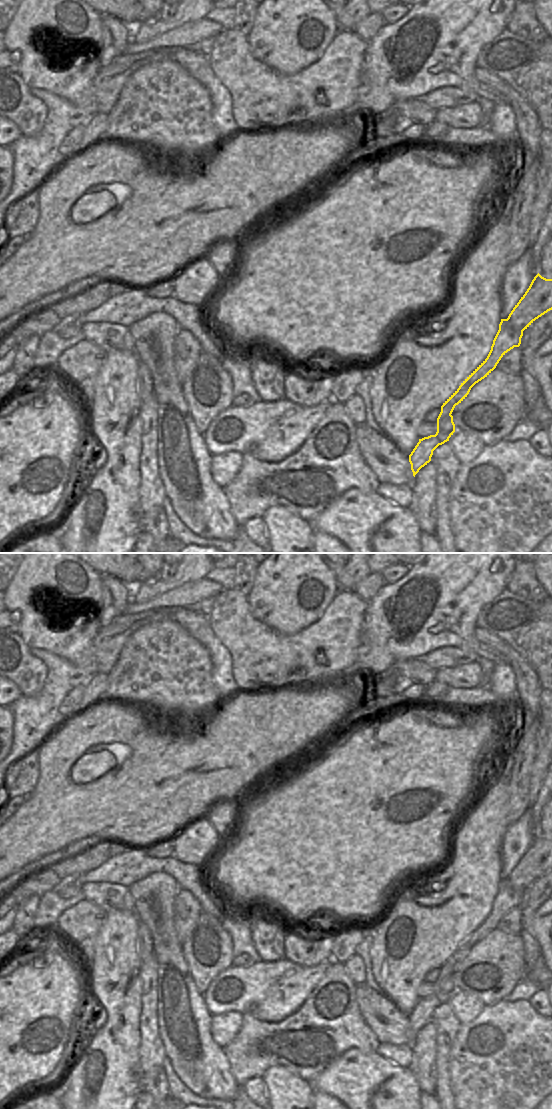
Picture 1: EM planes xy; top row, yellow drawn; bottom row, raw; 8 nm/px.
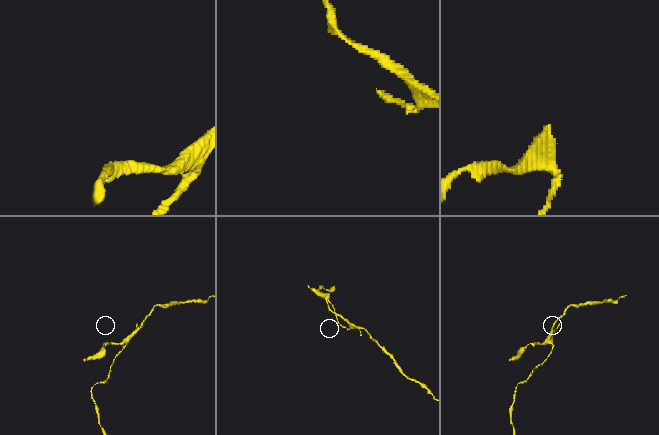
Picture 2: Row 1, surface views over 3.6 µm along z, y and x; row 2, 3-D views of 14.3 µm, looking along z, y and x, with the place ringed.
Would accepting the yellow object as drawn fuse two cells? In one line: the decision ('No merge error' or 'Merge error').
Merge error

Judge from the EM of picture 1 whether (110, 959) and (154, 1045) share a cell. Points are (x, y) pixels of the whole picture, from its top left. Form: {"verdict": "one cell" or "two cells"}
{"verdict": "two cells"}

